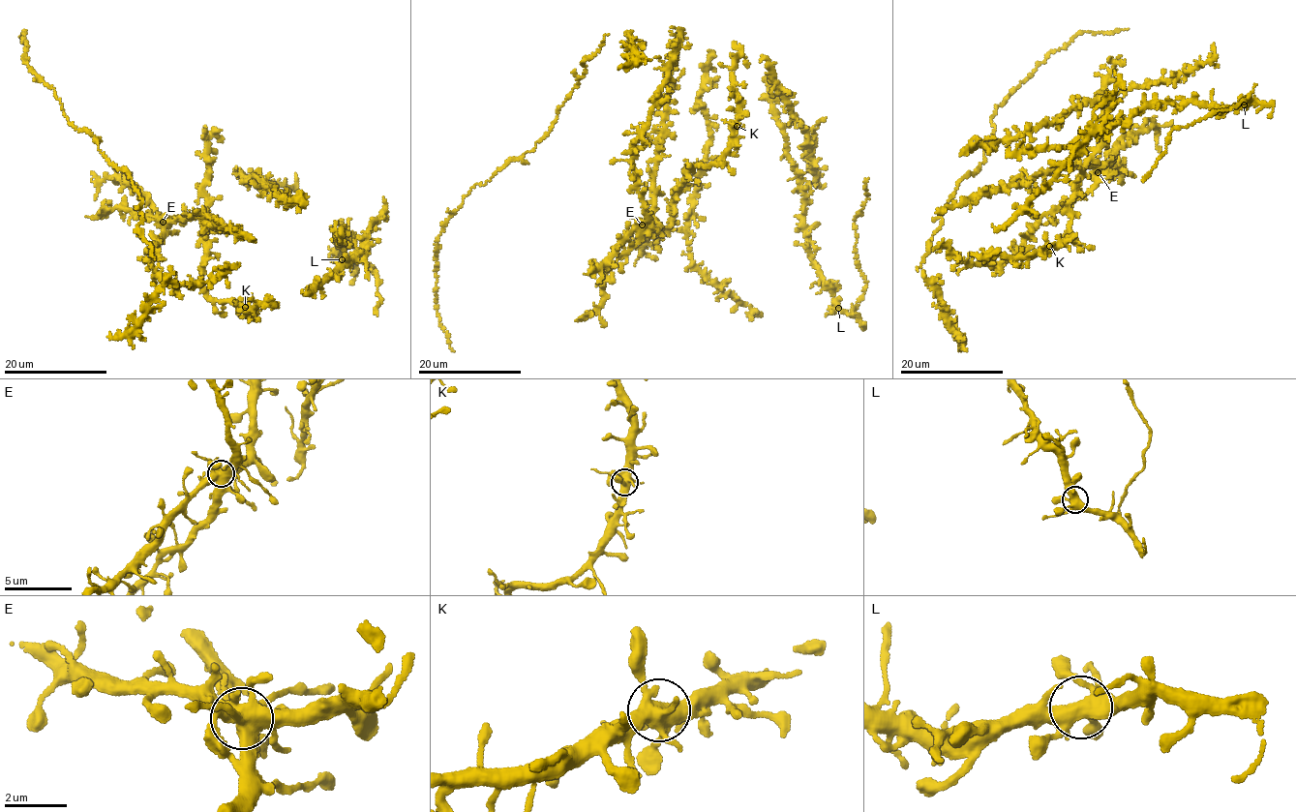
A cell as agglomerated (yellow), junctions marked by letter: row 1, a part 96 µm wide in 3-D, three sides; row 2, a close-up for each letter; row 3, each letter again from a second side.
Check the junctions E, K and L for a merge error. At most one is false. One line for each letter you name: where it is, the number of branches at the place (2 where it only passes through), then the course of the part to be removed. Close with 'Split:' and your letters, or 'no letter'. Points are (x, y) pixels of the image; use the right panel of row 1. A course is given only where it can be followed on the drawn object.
Split: no letter

